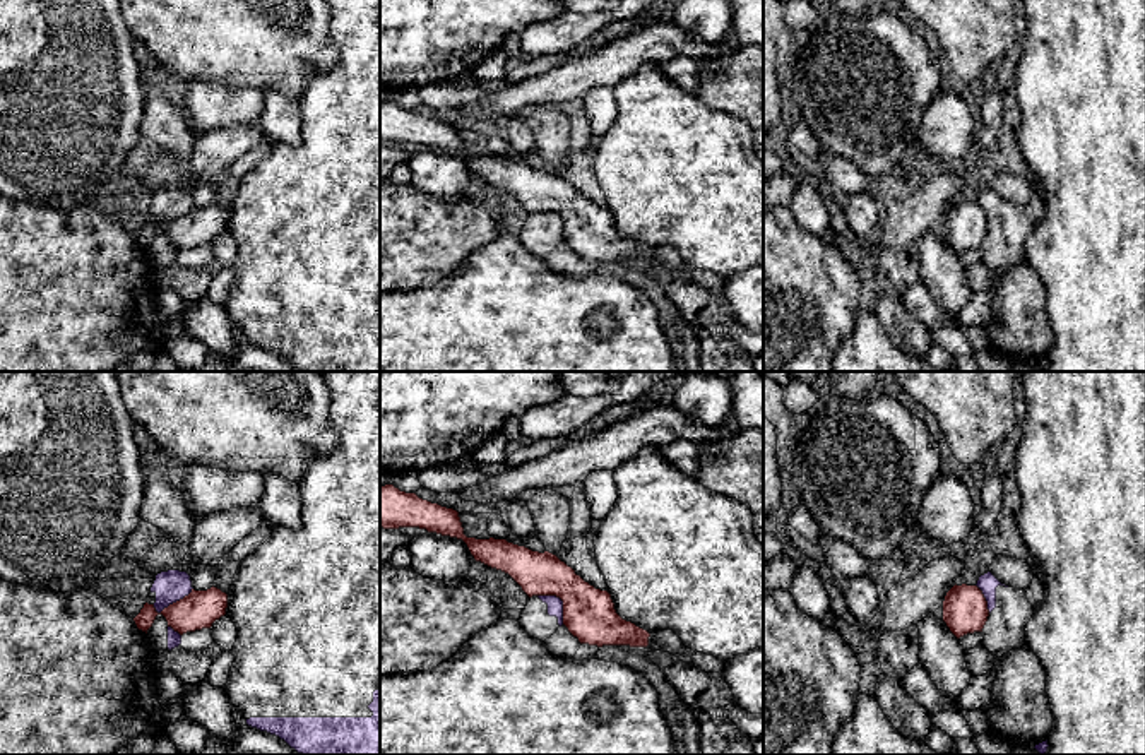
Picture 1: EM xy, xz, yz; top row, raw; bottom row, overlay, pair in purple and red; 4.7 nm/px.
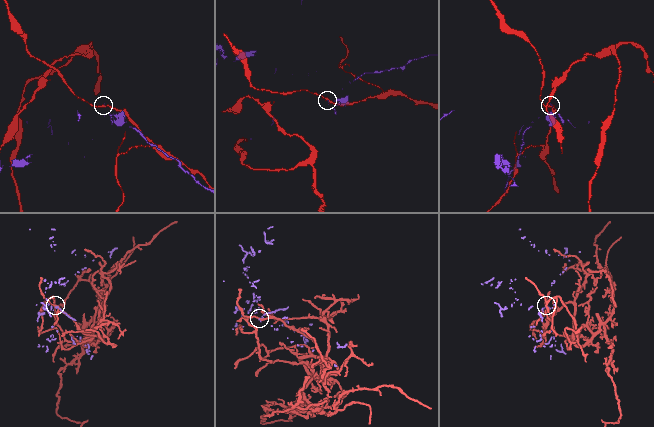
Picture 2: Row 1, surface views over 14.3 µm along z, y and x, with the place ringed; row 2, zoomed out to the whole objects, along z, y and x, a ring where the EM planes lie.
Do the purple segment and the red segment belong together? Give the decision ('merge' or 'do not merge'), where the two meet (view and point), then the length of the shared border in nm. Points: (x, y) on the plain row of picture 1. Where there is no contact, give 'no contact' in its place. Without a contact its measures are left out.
do not merge; meets purple in xz at (562, 218); contact 190 nm long

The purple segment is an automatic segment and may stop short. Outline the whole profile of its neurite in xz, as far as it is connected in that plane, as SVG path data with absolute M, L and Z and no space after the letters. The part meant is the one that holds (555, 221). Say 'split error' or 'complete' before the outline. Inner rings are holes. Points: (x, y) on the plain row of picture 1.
split error; M532 212L519 240L531 253L544 259L563 241L563 217L556 212Z

